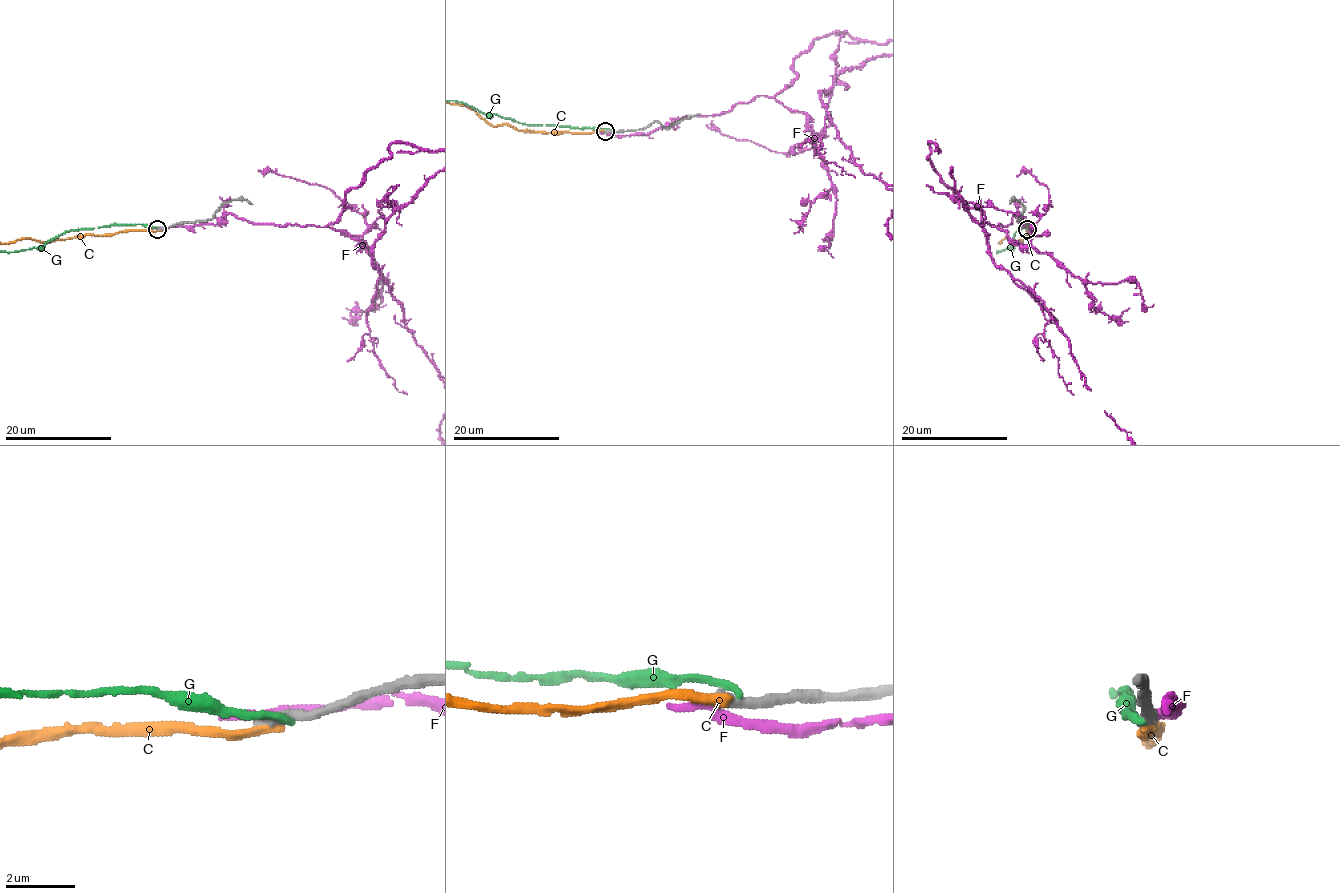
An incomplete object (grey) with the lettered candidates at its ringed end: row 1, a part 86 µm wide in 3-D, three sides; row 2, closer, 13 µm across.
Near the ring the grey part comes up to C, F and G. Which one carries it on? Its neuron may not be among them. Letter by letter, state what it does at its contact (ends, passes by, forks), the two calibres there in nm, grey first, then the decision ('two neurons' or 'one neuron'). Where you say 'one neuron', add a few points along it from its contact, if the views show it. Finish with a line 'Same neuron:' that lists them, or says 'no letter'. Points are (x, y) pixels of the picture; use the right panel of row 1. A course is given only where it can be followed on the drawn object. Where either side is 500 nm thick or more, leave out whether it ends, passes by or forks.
C: it ends; calibres 400 and 300 nm; two neurons
F: it passes by; calibres 400 and 240 nm; two neurons
G: it ends; calibres 440 and 240 nm; two neurons
Same neuron: no letter

